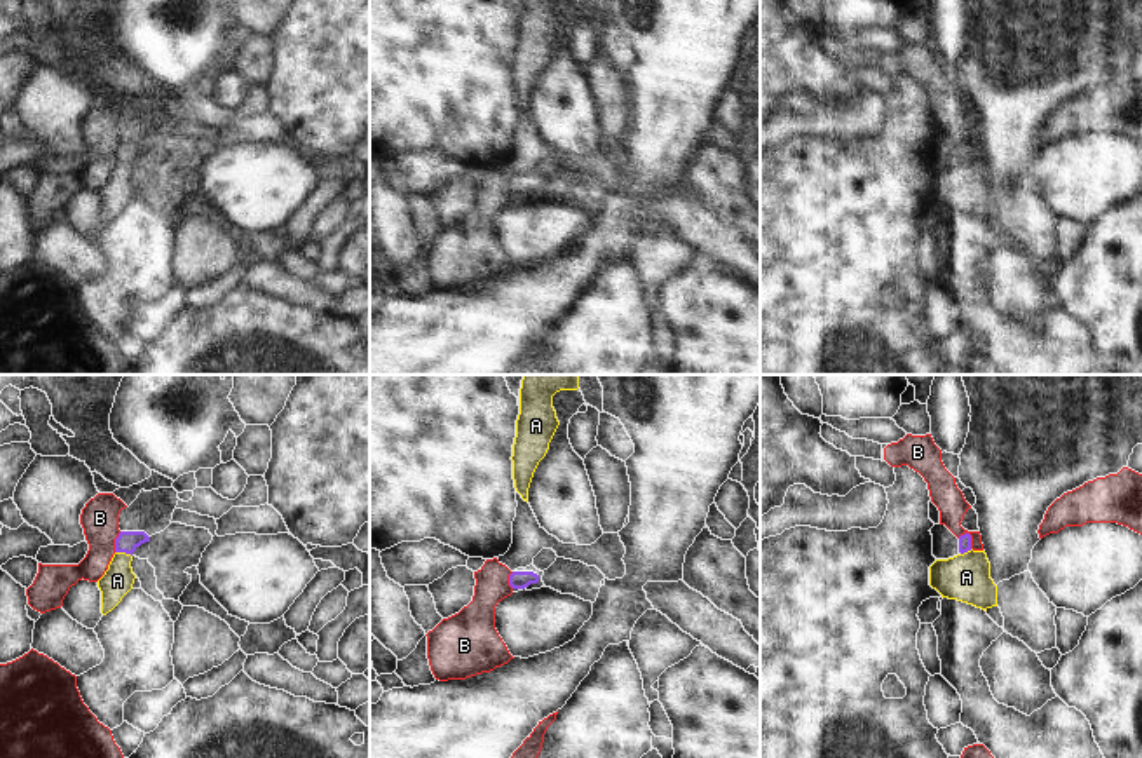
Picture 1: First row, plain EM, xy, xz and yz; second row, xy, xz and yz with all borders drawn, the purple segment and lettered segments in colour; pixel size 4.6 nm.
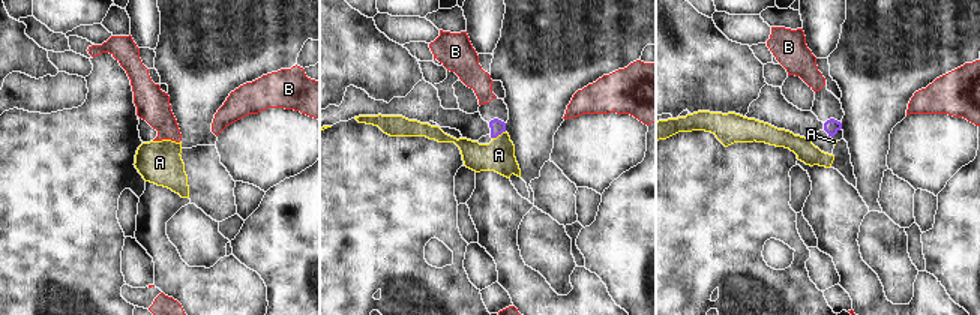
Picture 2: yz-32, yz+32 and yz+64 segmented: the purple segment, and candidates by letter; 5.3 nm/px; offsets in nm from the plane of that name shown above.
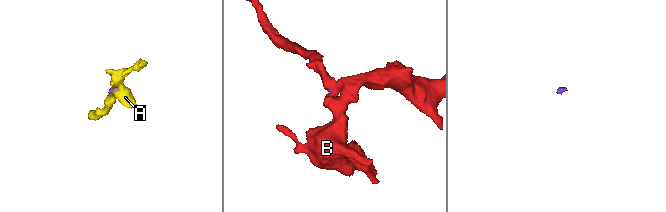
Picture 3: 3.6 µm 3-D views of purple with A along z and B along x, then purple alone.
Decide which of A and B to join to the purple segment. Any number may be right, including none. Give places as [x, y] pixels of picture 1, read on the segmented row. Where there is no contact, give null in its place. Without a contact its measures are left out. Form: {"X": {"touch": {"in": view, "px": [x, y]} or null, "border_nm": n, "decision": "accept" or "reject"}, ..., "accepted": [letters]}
{"A": {"touch": {"in": "xy", "px": [124, 551]}, "border_nm": 80, "decision": "accept"}, "B": {"touch": {"in": "yz", "px": [970, 537]}, "border_nm": 90, "decision": "reject"}, "accepted": ["A"]}

